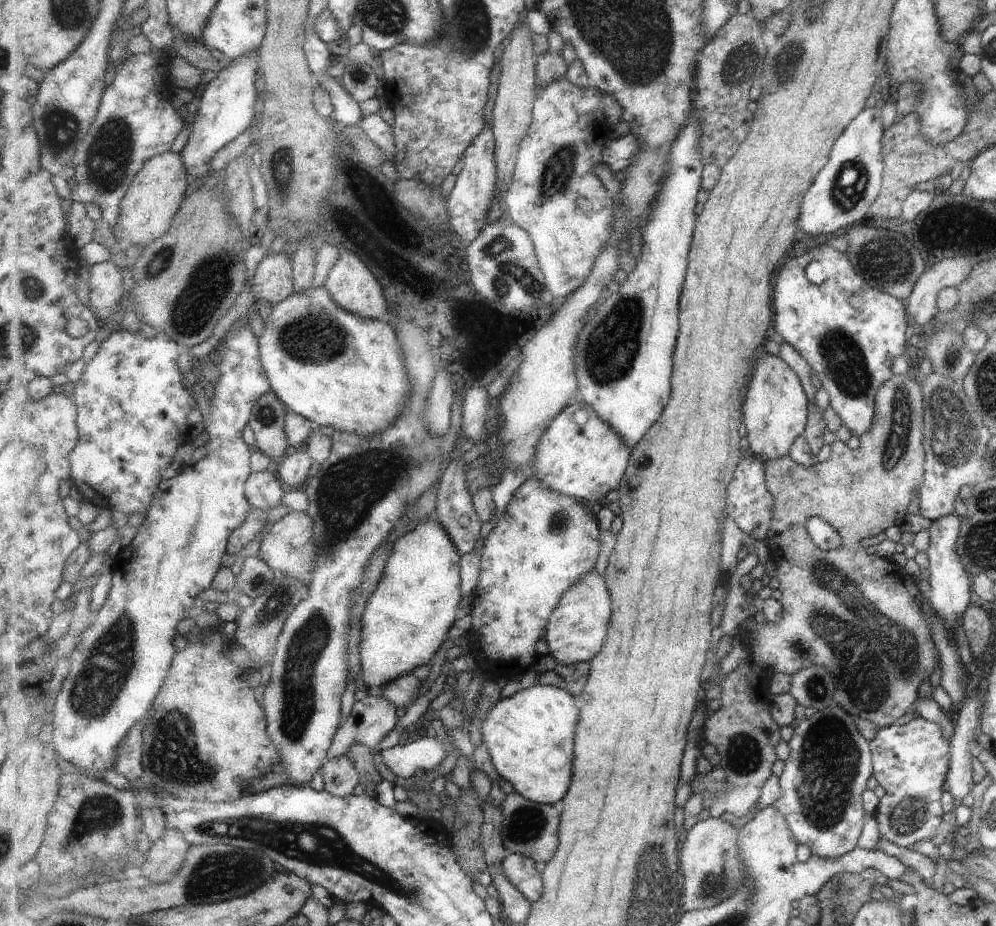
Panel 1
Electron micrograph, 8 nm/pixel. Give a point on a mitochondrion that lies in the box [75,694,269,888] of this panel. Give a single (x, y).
(173, 755)

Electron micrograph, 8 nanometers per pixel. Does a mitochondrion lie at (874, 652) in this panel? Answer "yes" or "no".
yes

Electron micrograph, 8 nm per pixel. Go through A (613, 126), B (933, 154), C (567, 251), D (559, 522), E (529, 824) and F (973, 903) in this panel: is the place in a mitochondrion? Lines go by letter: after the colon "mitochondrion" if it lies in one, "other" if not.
A: other
B: other
C: other
D: mitochondrion
E: mitochondrion
F: other

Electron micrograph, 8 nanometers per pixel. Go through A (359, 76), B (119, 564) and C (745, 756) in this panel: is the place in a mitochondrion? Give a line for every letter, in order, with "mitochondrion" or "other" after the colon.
A: mitochondrion
B: other
C: mitochondrion

